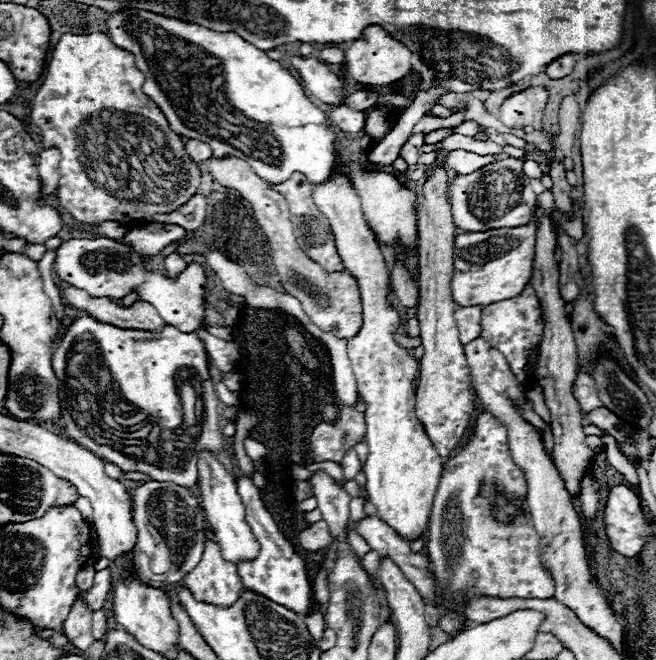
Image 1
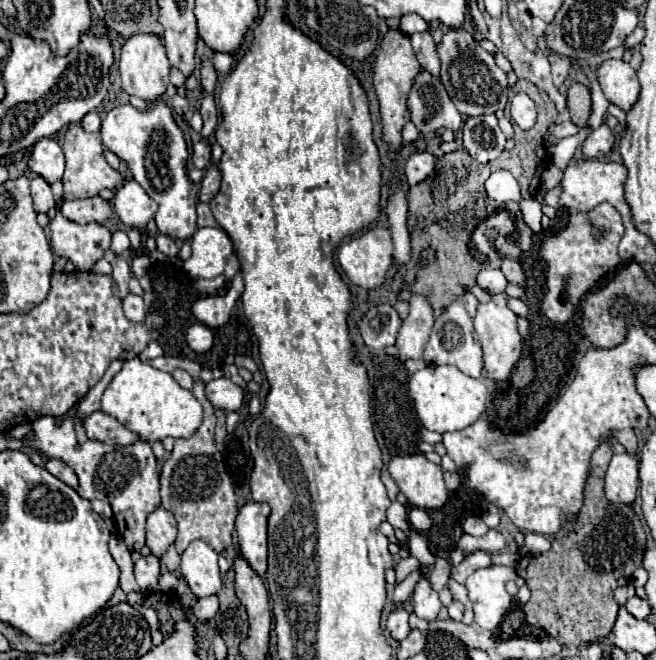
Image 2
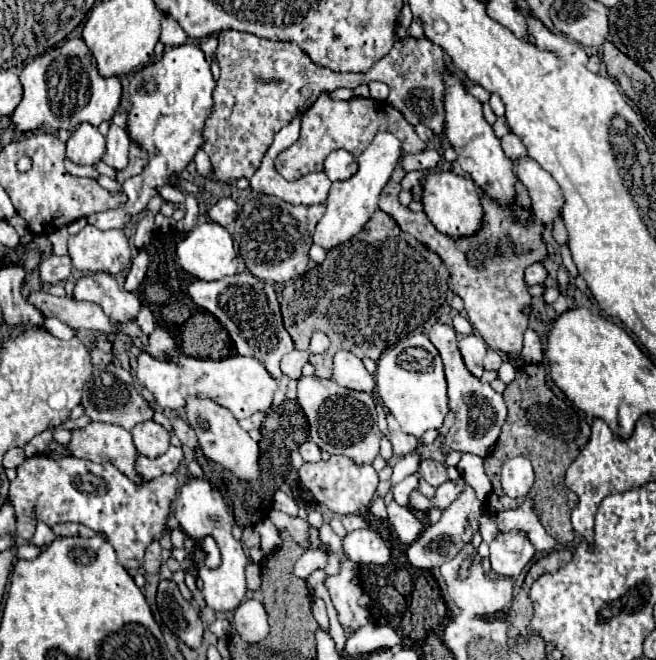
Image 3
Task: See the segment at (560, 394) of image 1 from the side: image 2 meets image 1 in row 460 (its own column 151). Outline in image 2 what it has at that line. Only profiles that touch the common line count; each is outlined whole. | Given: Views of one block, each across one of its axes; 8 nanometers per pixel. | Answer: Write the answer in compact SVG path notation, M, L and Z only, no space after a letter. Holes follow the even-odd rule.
M144 556L134 564L134 576L142 592L158 592L160 562L156 556Z

